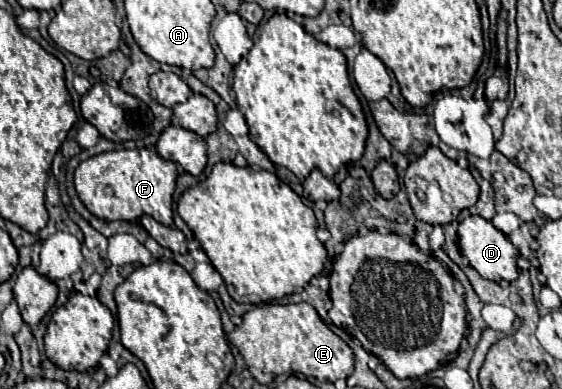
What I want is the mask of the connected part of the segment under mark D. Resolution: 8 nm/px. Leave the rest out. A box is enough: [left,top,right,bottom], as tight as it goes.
[458,216,518,282]

